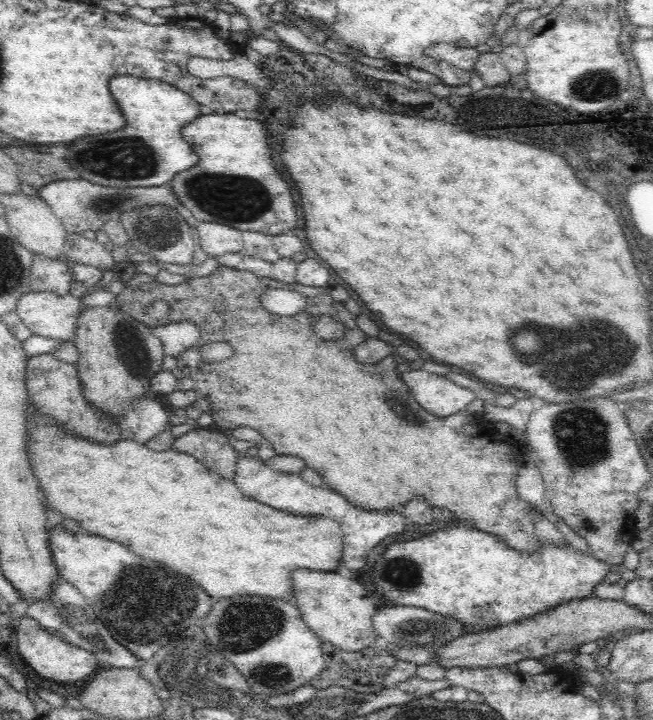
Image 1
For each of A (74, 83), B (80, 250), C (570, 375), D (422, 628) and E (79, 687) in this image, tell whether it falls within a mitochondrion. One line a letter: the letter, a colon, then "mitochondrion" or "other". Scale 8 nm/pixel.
A: other
B: other
C: mitochondrion
D: mitochondrion
E: other

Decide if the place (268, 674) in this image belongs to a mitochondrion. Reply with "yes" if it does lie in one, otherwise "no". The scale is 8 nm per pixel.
yes

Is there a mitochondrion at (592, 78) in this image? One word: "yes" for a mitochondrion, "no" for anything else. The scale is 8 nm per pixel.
yes

